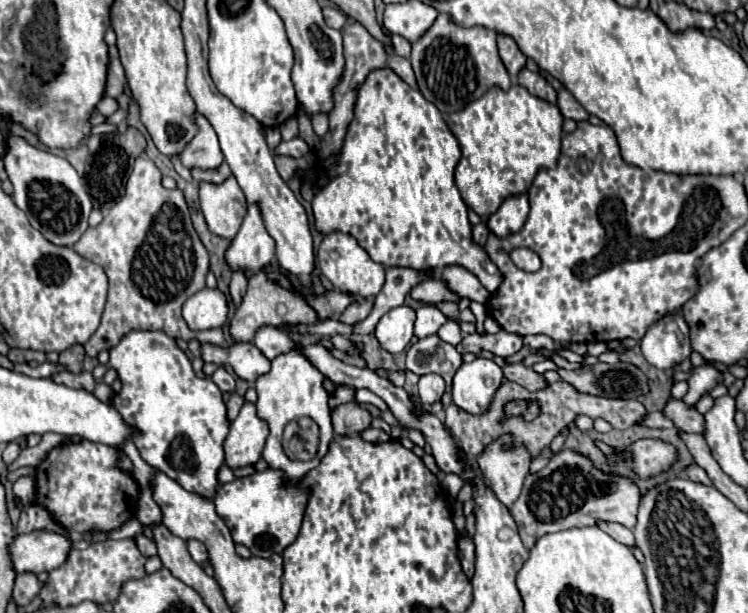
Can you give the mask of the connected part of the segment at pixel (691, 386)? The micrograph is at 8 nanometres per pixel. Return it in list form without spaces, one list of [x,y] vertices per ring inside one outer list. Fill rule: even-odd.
[[[704,365],[704,367],[696,367],[688,379],[688,393],[684,395],[684,403],[694,407],[696,401],[704,395],[708,395],[718,383],[722,381],[722,373],[716,367]]]

